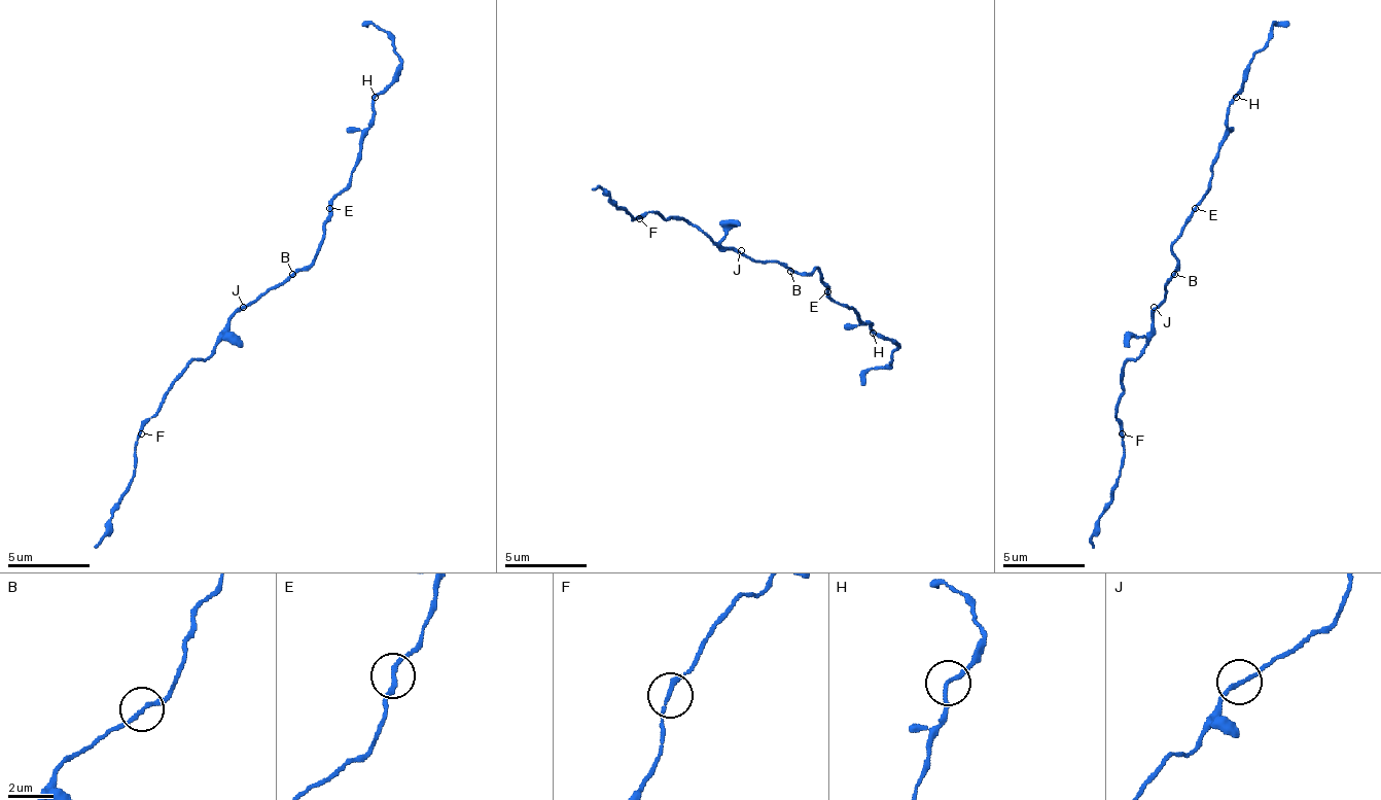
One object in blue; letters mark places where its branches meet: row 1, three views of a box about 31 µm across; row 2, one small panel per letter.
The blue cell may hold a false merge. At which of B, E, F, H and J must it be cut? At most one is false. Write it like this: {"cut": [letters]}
{"cut": []}

